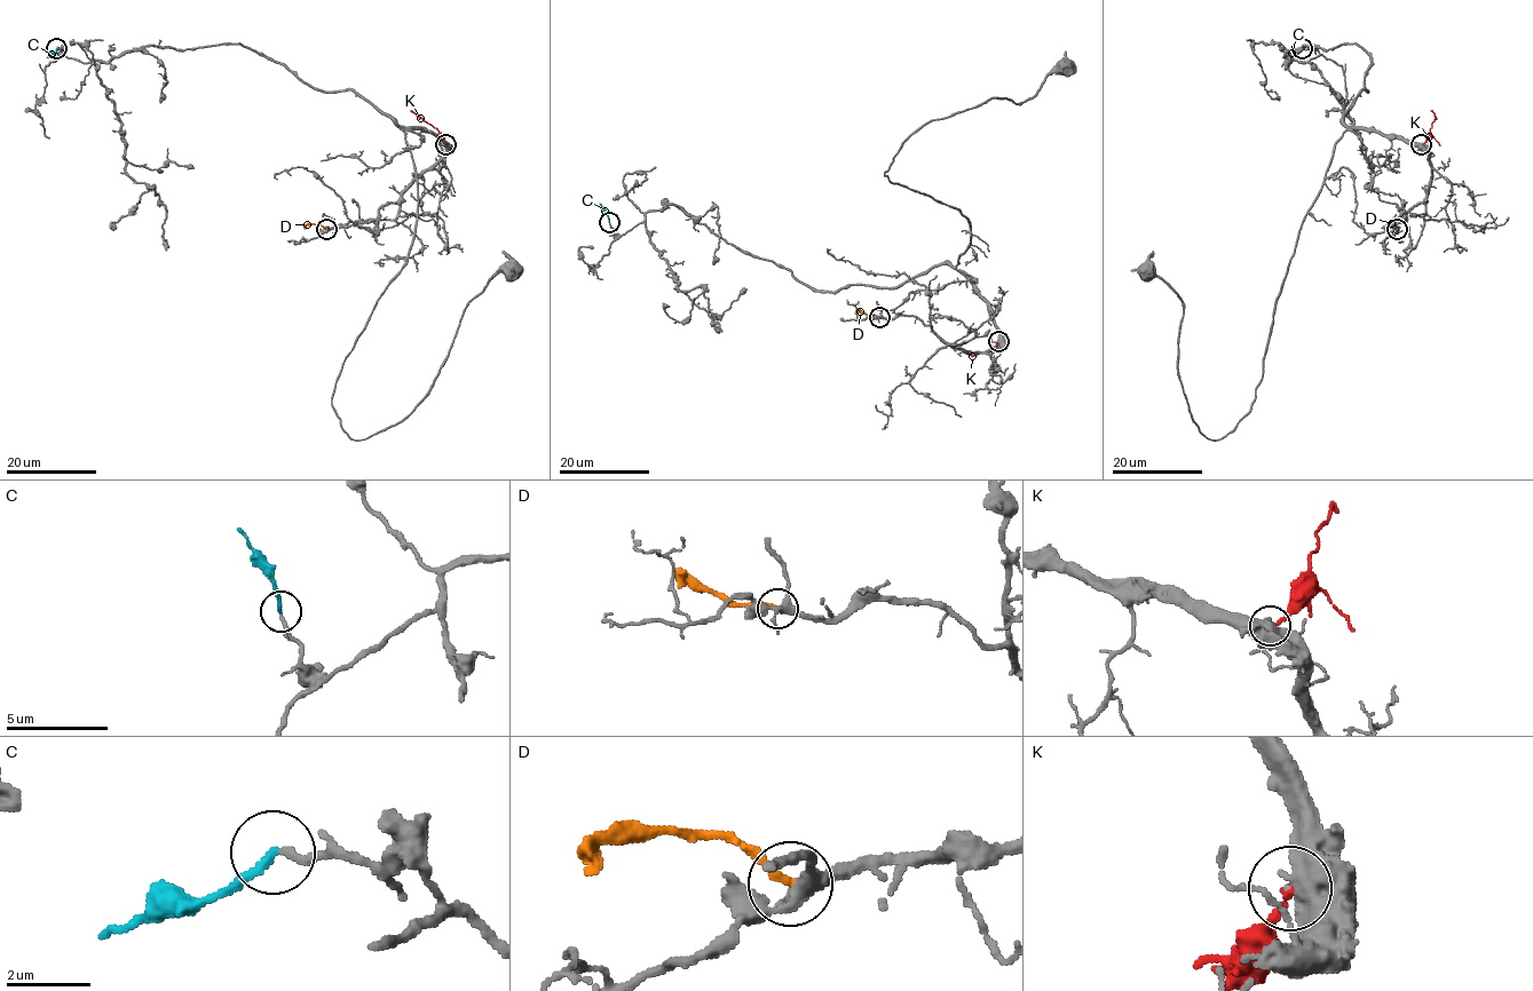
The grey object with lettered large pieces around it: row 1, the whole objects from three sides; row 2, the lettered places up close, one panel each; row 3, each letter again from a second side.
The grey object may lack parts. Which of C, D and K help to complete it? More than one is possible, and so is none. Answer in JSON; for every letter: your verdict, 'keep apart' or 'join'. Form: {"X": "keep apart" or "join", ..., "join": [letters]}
{"C": "join", "D": "keep apart", "K": "keep apart", "join": ["C"]}

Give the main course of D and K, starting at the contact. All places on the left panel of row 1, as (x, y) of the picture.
D: (325, 229), (321, 224), (303, 226)
K: (445, 144), (436, 128), (410, 110)

